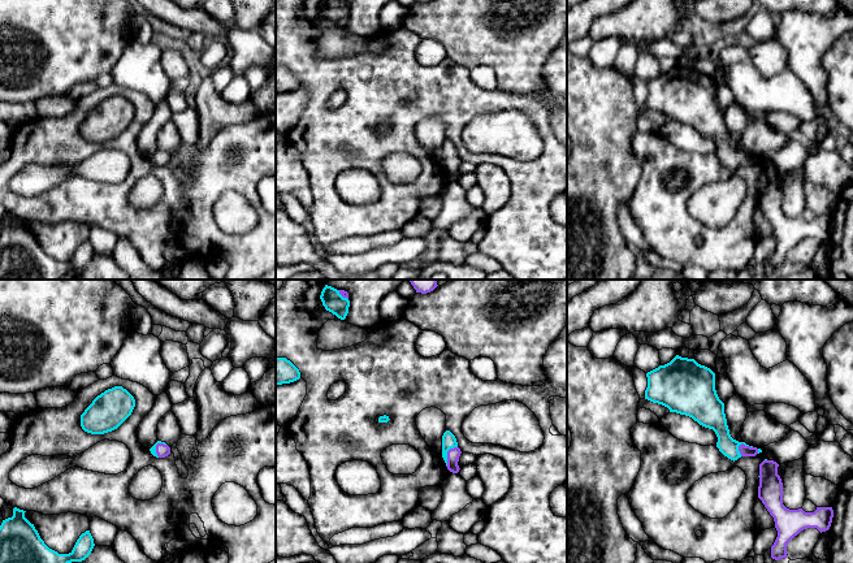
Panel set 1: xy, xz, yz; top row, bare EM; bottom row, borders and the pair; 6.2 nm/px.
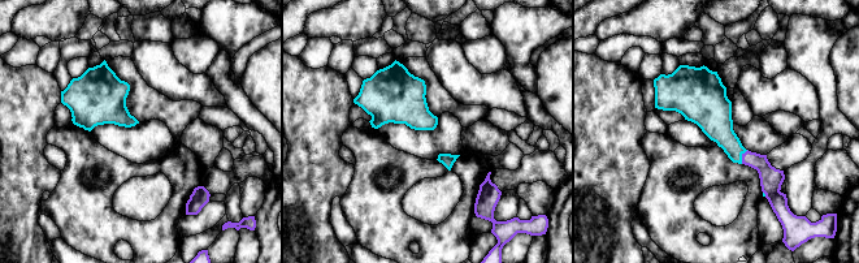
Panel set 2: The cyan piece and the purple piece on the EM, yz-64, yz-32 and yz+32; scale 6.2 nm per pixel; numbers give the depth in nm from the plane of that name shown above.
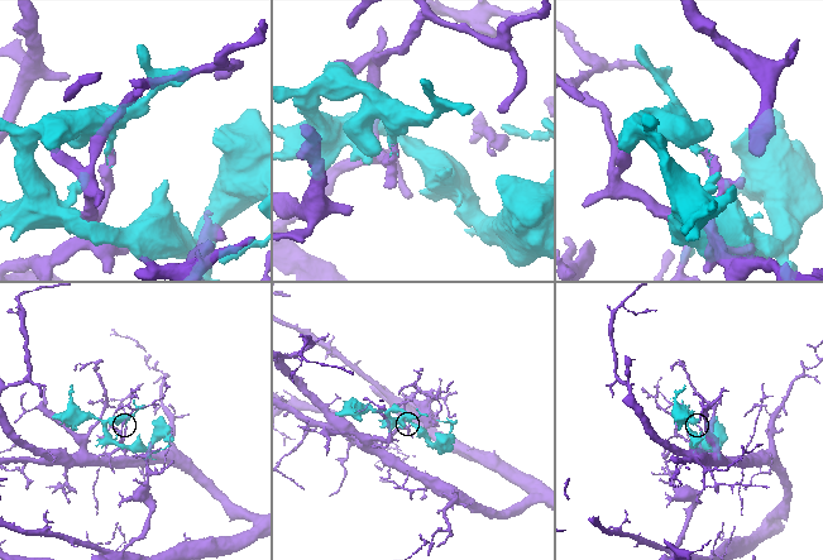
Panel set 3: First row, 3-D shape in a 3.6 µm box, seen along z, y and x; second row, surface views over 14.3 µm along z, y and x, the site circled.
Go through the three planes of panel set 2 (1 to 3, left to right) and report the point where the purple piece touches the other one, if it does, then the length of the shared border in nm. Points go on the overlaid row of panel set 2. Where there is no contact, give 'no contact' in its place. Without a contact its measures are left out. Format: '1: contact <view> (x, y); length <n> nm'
1: no contact
2: no contact
3: contact yz+32 (741, 156); length 100 nm

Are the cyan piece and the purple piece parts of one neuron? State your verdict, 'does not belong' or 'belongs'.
belongs

